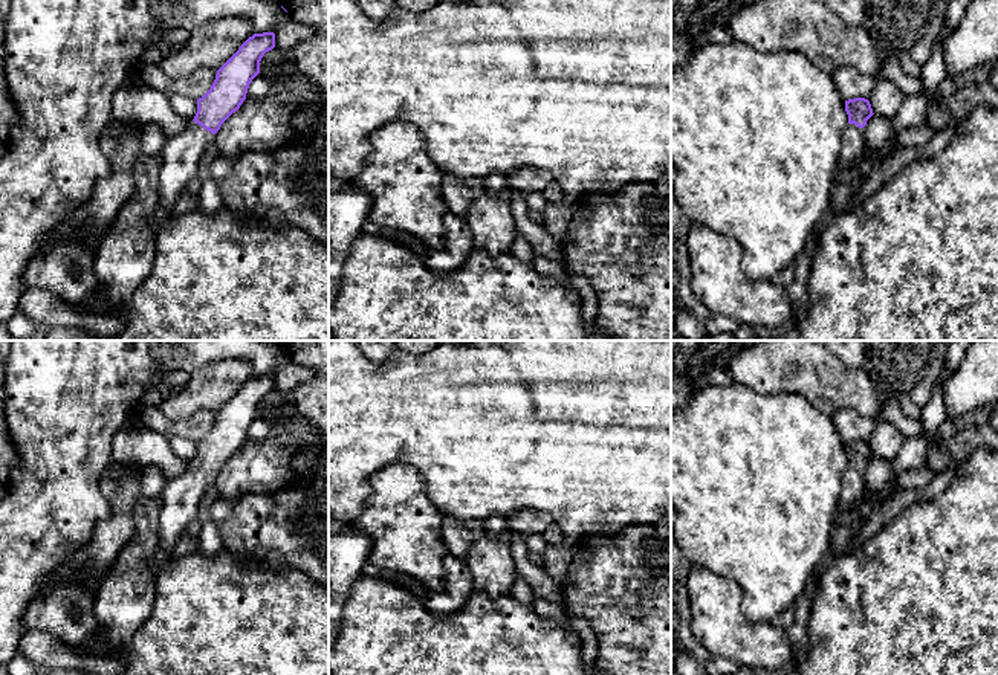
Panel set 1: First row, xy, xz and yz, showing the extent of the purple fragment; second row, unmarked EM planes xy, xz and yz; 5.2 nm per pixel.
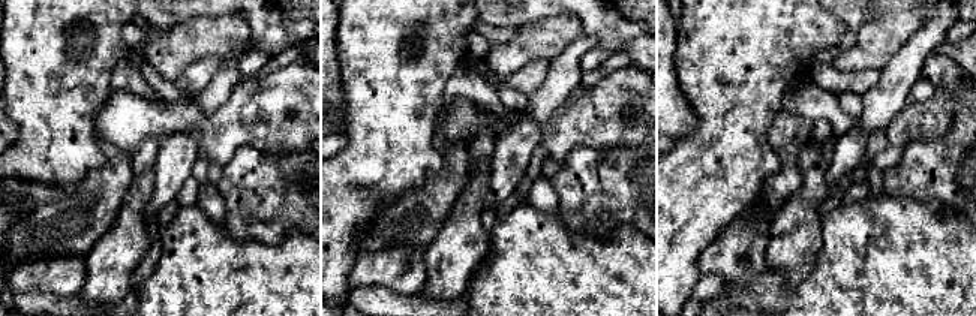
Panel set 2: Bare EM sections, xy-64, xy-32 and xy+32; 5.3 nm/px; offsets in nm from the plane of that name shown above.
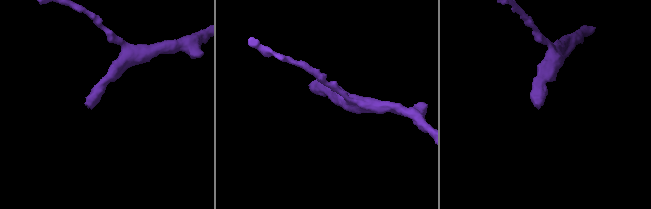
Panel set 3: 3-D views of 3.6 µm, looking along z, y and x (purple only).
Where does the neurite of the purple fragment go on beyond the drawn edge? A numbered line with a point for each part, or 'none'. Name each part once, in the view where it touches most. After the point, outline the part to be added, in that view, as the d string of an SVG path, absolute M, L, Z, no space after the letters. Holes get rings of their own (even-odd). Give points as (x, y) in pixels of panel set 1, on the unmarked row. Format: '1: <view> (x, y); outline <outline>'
1: xy (181, 497); outline M194 463L177 478L167 481L159 513L159 548L171 550L196 528L199 504L212 484L214 476Z

